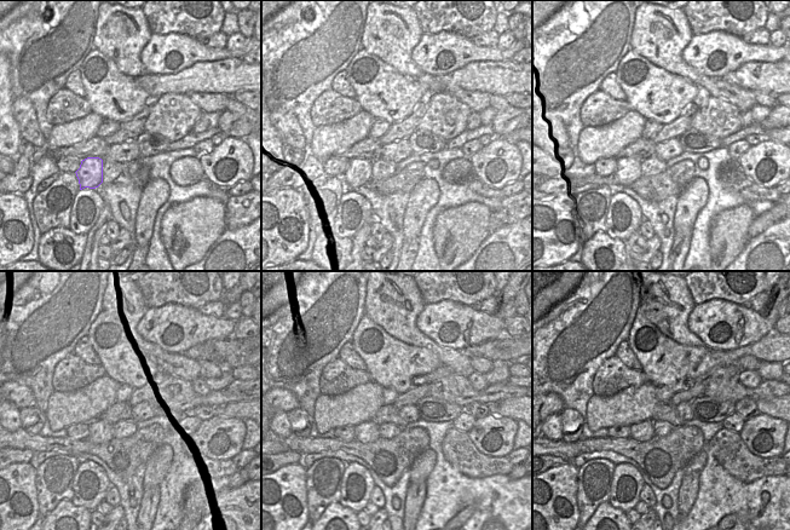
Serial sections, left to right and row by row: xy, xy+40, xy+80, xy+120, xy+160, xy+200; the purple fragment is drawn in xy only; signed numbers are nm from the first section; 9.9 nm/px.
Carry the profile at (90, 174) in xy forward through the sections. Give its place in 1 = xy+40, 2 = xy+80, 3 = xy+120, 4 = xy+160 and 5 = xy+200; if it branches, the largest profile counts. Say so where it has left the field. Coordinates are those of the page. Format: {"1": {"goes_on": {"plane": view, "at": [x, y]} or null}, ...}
{"1": {"goes_on": {"plane": "xy+40", "at": [358, 173]}}, "2": {"goes_on": {"plane": "xy+80", "at": [628, 171]}}, "3": {"goes_on": {"plane": "xy+120", "at": [96, 432]}}, "4": {"goes_on": {"plane": "xy+160", "at": [367, 432]}}, "5": {"goes_on": {"plane": "xy+200", "at": [644, 431]}}}

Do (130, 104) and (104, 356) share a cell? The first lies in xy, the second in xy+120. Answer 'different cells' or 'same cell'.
same cell

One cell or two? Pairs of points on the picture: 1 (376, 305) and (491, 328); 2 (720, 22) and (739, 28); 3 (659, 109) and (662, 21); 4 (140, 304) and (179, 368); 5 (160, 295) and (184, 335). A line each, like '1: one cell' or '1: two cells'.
1: two cells
2: one cell
3: two cells
4: one cell
5: two cells

